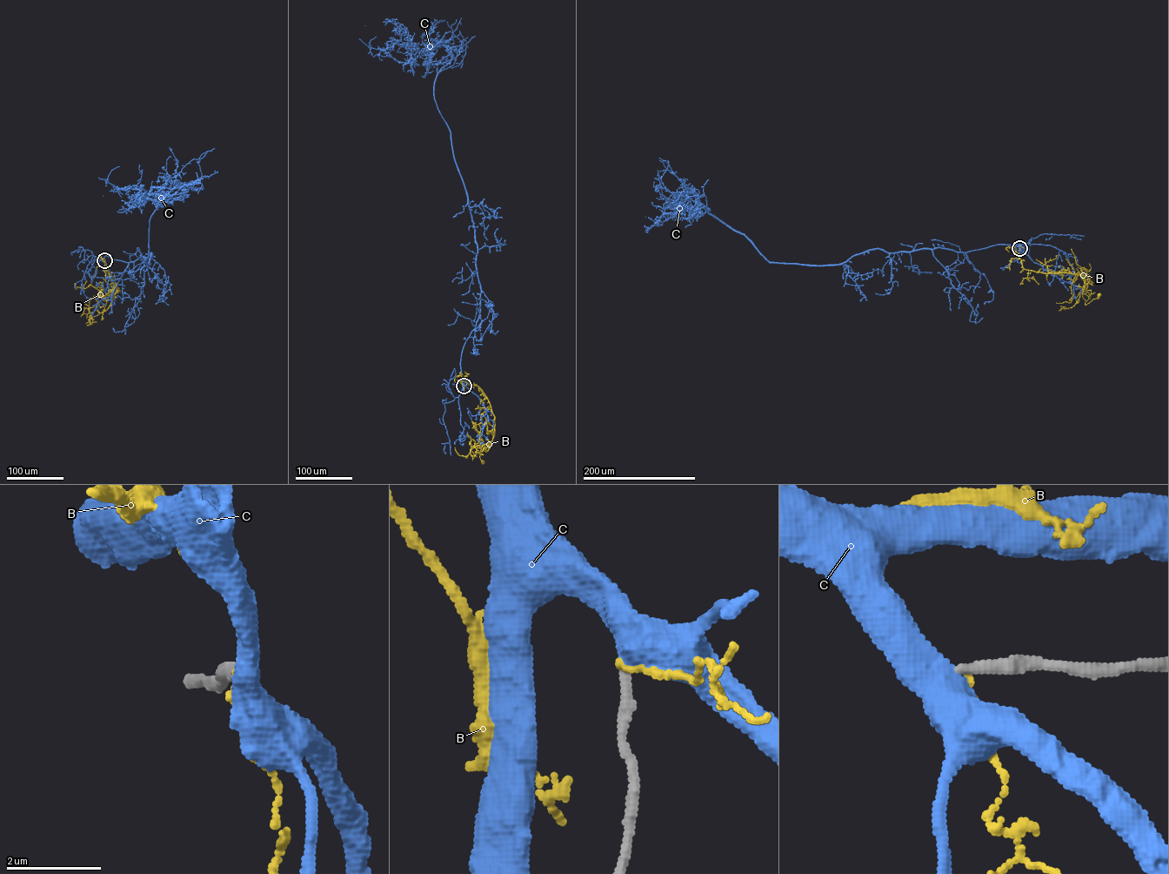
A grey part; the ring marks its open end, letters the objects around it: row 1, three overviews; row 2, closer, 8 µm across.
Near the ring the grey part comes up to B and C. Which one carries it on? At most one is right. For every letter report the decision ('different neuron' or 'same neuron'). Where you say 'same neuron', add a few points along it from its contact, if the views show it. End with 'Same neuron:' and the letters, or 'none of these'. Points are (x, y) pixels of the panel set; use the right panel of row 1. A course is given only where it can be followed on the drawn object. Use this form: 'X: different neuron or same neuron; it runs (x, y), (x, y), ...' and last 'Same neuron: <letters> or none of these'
B: different neuron
C: different neuron
Same neuron: none of these

